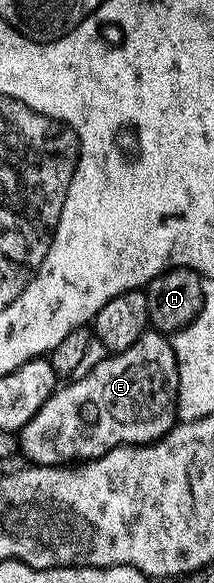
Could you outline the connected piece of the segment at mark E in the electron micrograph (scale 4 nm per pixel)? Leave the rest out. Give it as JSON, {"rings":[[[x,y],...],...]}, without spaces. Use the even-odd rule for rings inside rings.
{"rings":[[[147,330],[132,346],[128,346],[128,350],[107,355],[94,366],[93,370],[84,374],[84,378],[71,379],[63,384],[66,384],[63,388],[62,385],[55,387],[54,392],[44,402],[44,406],[40,406],[38,413],[20,429],[20,452],[23,457],[26,455],[30,459],[27,461],[31,465],[66,466],[71,462],[94,460],[98,456],[103,456],[108,450],[119,448],[121,444],[151,444],[153,440],[159,440],[165,432],[169,432],[178,420],[178,363],[173,343],[161,332]]]}

